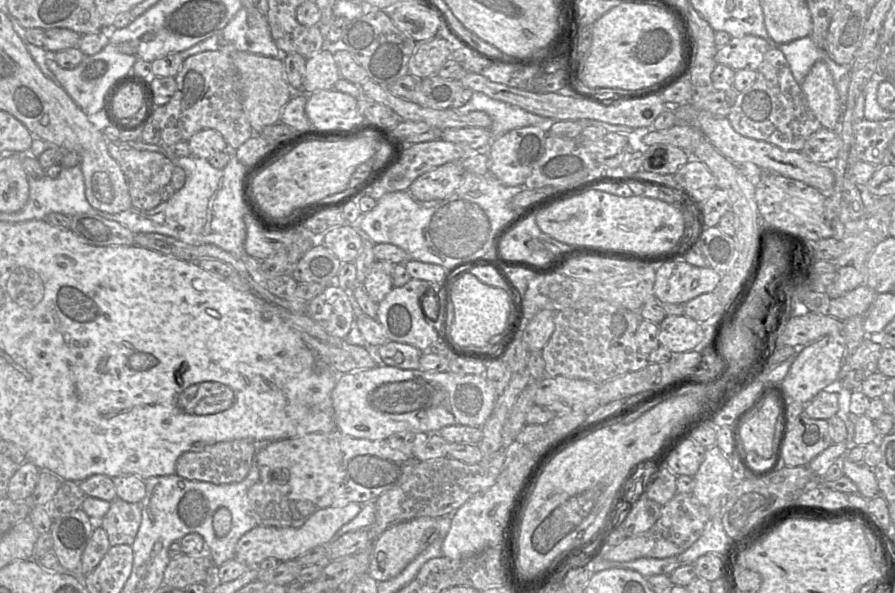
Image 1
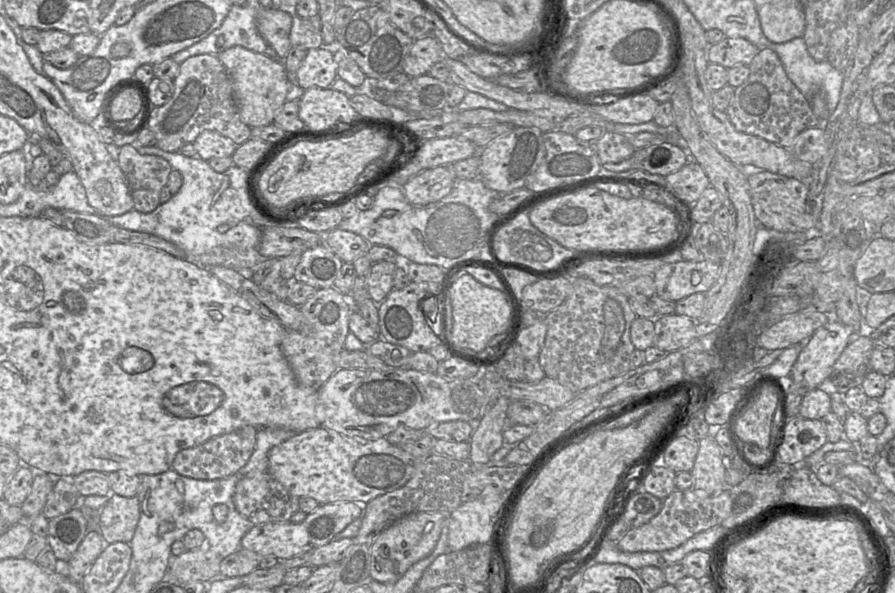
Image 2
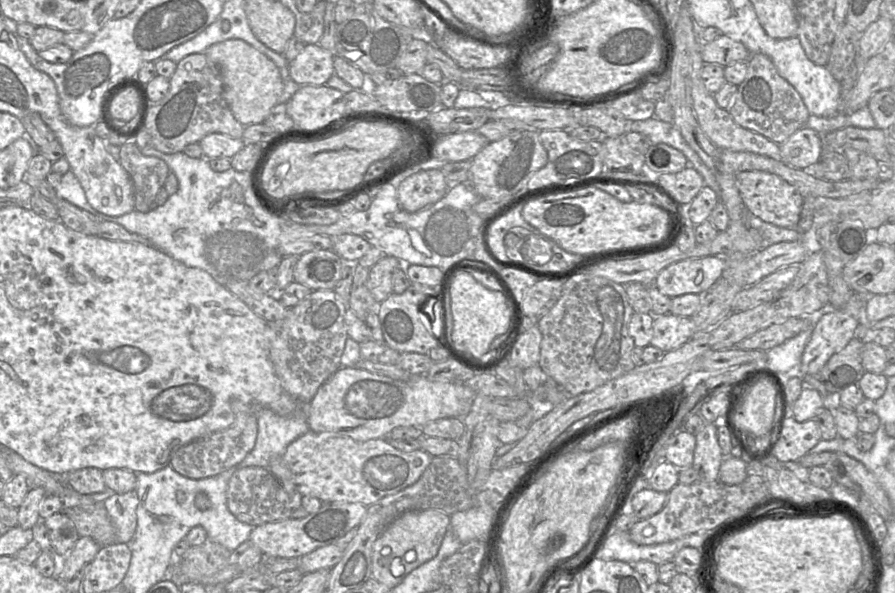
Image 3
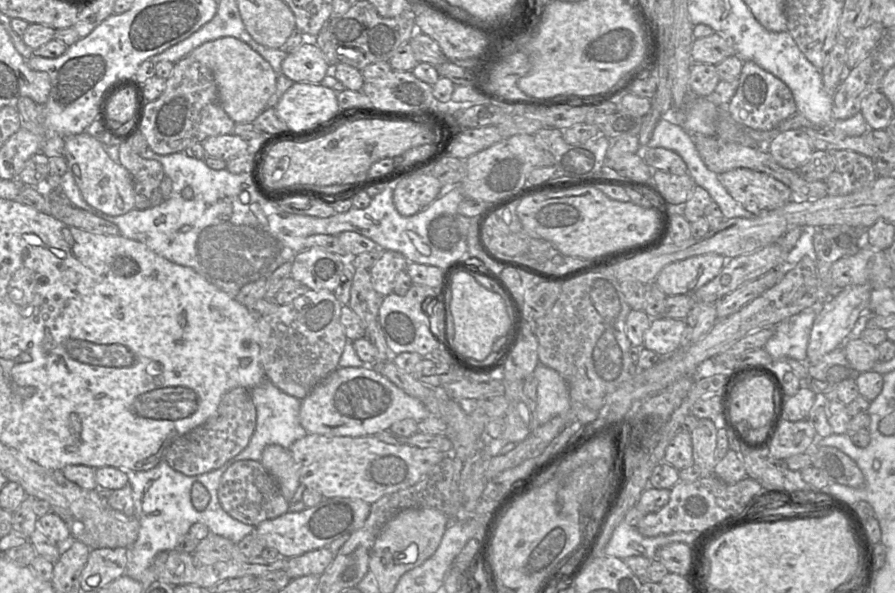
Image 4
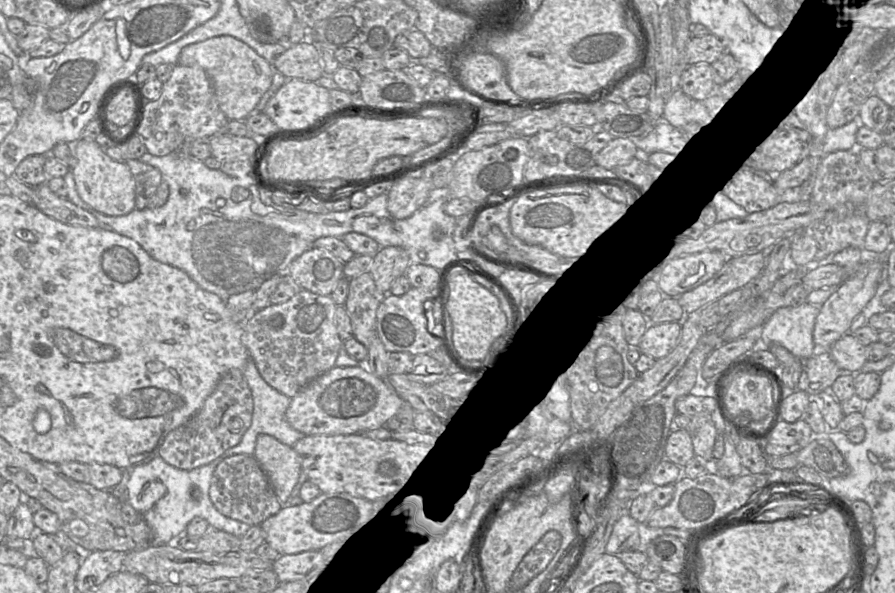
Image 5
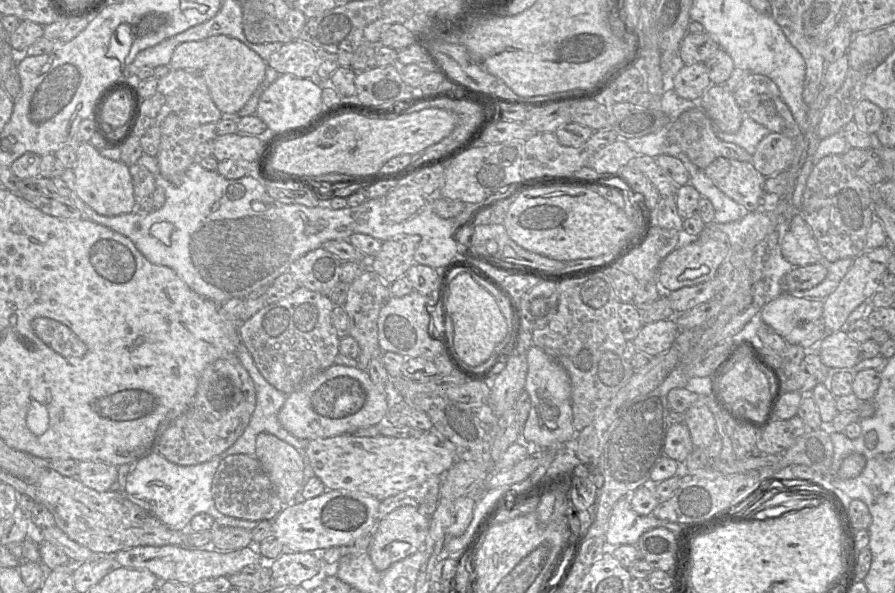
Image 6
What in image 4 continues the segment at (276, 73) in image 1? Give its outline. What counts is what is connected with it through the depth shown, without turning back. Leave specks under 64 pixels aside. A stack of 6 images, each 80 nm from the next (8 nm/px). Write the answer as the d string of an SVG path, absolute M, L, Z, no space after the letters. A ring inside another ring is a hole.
M222 37L195 48L189 56L209 68L215 79L220 103L236 123L252 123L267 107L276 92L277 74L269 62L245 42L234 37Z

